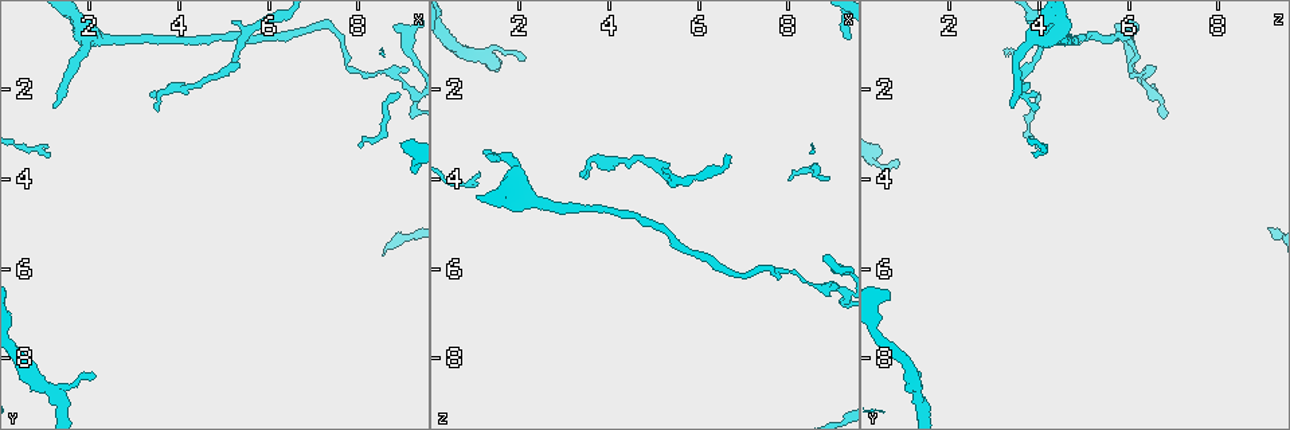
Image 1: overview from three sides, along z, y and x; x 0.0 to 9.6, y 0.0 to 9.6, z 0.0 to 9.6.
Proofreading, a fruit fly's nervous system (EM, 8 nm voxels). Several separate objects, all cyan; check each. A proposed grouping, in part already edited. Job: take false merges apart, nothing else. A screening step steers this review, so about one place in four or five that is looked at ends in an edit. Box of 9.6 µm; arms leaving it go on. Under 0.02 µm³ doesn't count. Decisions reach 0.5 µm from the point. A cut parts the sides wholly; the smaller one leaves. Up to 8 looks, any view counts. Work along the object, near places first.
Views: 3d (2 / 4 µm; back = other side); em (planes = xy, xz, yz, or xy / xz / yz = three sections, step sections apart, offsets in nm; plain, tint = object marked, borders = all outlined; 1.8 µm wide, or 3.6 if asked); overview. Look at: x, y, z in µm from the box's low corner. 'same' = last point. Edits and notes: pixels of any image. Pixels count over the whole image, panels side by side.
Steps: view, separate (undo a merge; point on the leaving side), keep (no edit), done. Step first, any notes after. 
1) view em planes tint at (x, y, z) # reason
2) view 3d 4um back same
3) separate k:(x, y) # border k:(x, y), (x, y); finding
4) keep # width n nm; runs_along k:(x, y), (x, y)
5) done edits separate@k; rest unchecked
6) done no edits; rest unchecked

view 3d 4um at (8.95, 1.80, 6.30) # two arms in line, one across

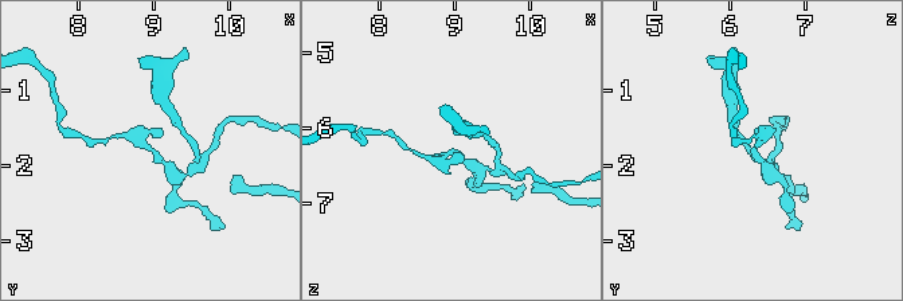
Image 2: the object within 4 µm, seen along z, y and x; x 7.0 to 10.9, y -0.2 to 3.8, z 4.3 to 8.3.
view em 3.6um planes tint at (9.00, 1.90, 6.35) # shape alone is not enough

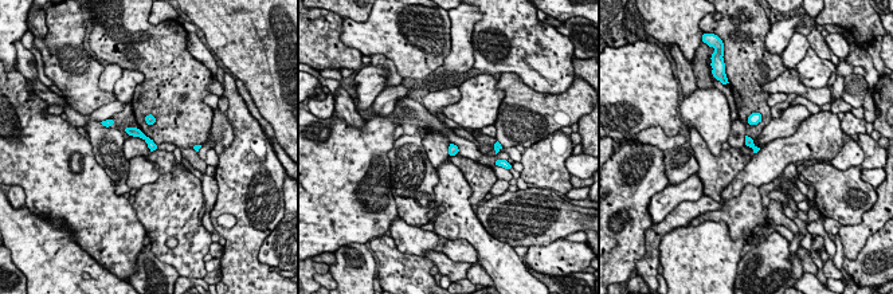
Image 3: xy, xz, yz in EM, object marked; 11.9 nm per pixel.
keep # runs_along 3:(128, 130), (140, 133), (153, 146); one neuron here

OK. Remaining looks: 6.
view 3d 4um at (4.20, 1.90, 3.65) # narrows sharply

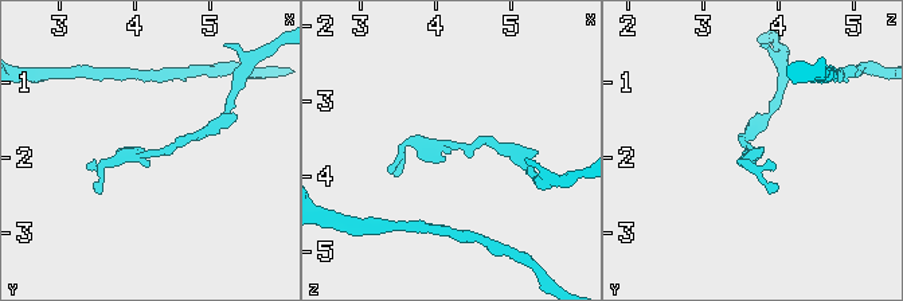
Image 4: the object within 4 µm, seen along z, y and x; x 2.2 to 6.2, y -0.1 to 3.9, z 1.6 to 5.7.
view em planes plain at (4.25, 1.90, 3.60) # now the EM

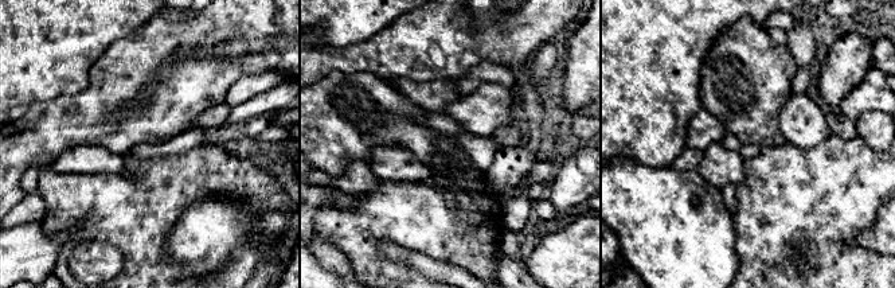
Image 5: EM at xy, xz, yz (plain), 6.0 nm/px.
view em planes tint same

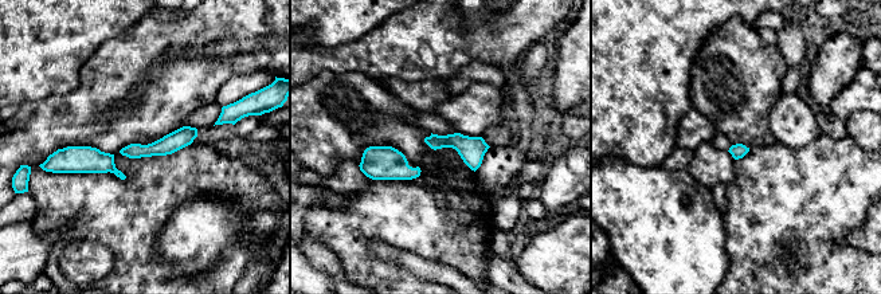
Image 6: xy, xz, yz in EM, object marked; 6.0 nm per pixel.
keep # width 90 nm; runs_along 6:(194, 132), (160, 148), (125, 152); continuous, no second neuron

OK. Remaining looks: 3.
view 3d 4um at (2.05, 0.75, 4.30) # three-way junction

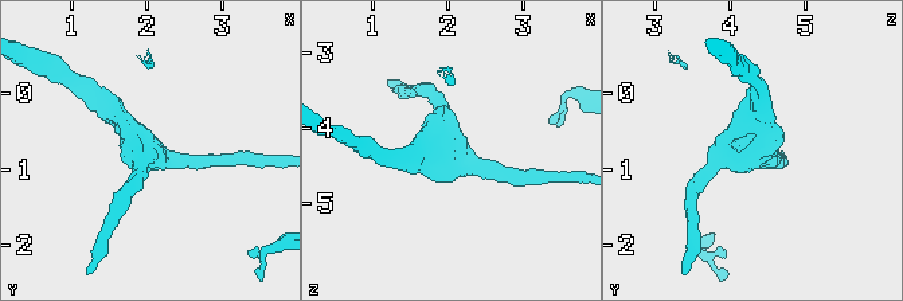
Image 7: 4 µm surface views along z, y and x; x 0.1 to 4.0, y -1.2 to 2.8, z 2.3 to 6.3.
view em planes tint at (2.00, 0.80, 4.30) # arms 3; arm_widths 200, 220, 300 nm; need the tissue

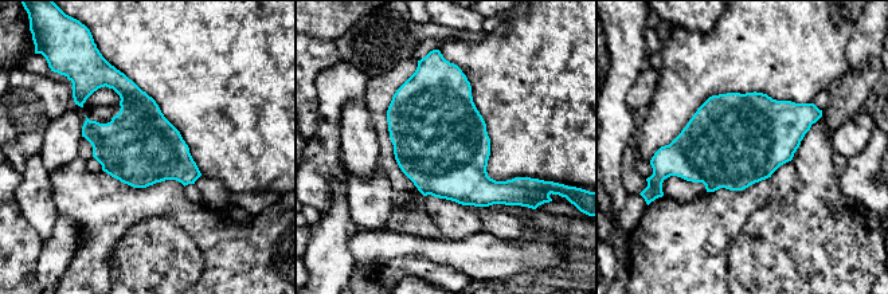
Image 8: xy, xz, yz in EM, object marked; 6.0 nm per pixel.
keep # width 460 nm; continuous, no second neuron

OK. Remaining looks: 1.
done no edits; rest unchecked

